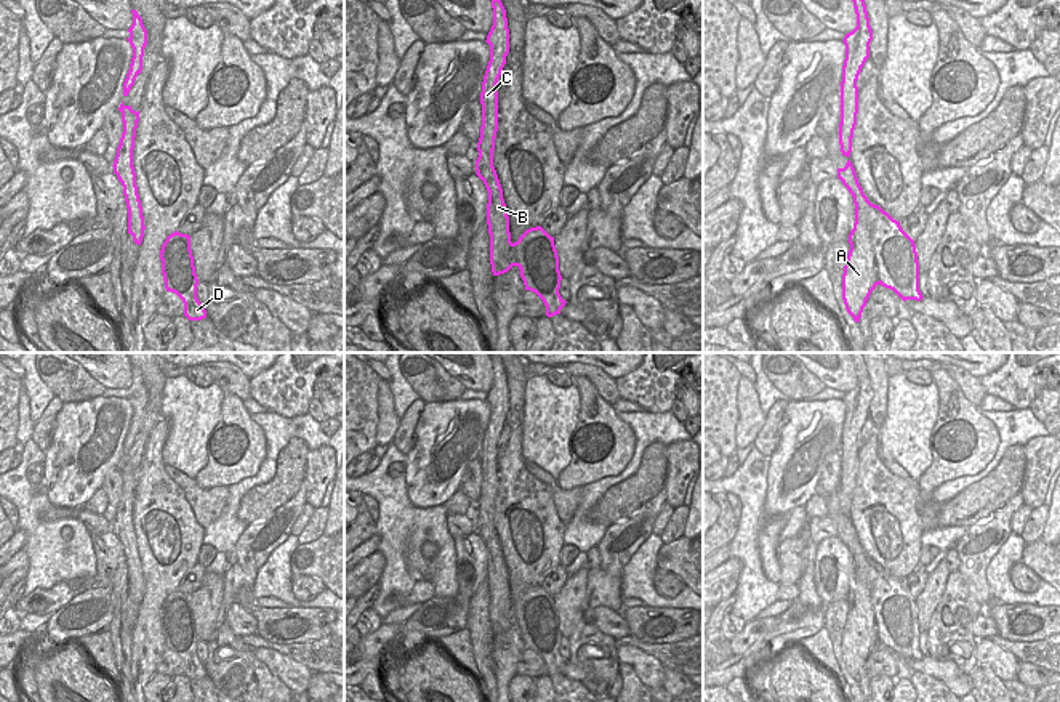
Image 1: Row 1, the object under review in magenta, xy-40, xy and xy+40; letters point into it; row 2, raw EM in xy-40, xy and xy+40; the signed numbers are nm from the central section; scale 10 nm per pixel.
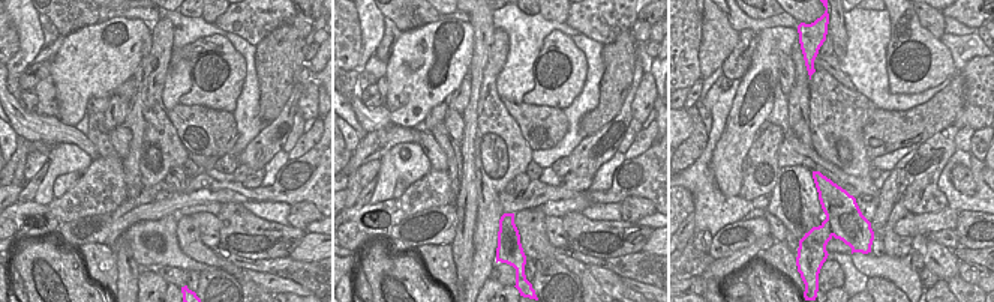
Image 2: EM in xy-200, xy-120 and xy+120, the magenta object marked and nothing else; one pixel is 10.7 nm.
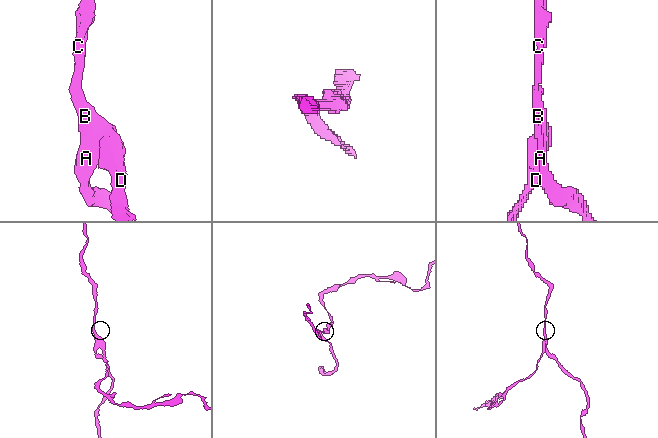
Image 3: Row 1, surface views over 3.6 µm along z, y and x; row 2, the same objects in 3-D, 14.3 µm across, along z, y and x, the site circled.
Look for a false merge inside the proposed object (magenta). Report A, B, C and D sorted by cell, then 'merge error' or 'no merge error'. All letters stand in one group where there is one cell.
groups A B C / D; merge error

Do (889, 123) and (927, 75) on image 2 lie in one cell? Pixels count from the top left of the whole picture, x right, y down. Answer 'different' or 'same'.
different

